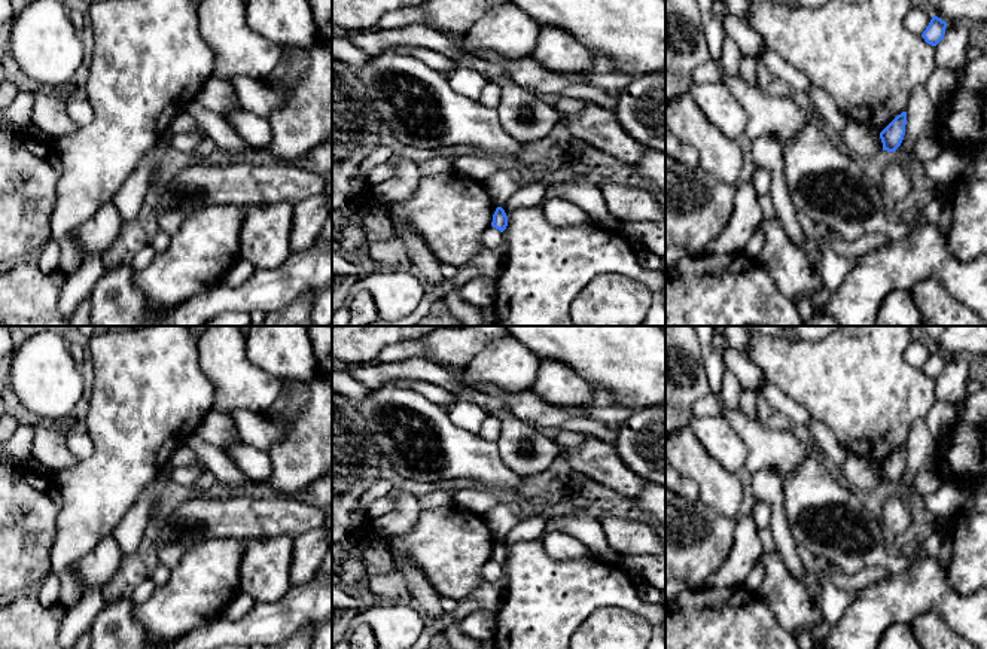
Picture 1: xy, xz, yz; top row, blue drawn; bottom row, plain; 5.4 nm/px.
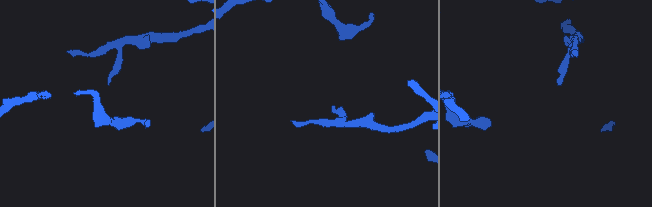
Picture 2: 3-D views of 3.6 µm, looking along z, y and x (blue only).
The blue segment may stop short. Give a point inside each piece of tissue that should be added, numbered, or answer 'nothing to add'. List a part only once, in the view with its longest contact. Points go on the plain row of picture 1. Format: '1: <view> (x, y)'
nothing to add

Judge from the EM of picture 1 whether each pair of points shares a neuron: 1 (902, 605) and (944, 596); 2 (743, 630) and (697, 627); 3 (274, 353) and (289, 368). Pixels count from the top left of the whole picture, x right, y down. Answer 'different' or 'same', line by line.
1: same
2: same
3: same

